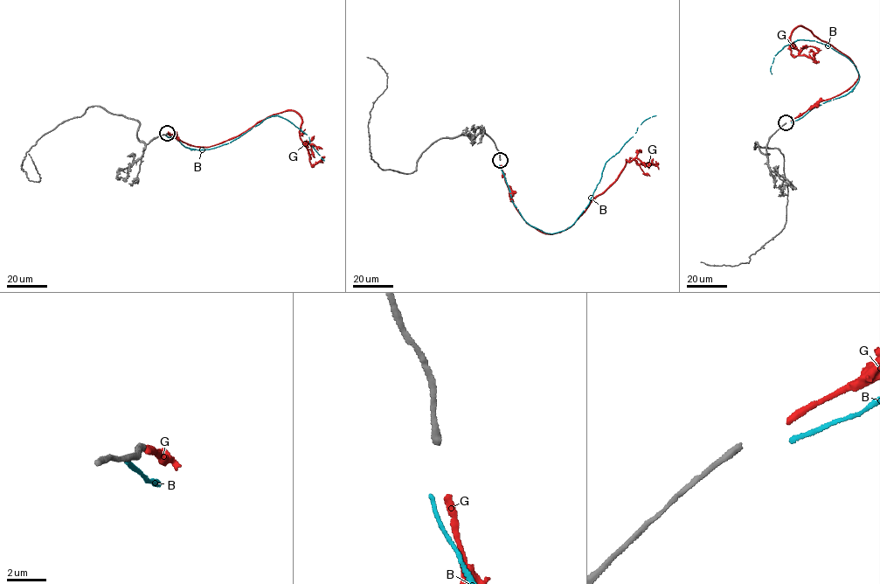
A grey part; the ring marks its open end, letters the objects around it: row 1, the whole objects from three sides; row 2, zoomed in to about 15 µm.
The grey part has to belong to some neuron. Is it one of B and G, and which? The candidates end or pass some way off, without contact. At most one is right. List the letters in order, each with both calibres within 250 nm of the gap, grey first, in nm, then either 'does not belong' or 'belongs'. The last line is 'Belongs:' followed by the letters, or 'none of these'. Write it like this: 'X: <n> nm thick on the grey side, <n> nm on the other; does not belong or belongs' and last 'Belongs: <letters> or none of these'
B: 340 nm thick on the grey side, 220 nm on the other; does not belong
G: 340 nm thick on the grey side, 360 nm on the other; belongs
Belongs: G

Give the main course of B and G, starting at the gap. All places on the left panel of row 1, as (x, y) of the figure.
B: (165, 135), (190, 148), (212, 149), (277, 114), (306, 134), (324, 160)
G: (167, 134), (176, 135), (189, 144), (210, 147), (289, 109), (301, 117), (300, 136), (311, 164), (325, 156)

